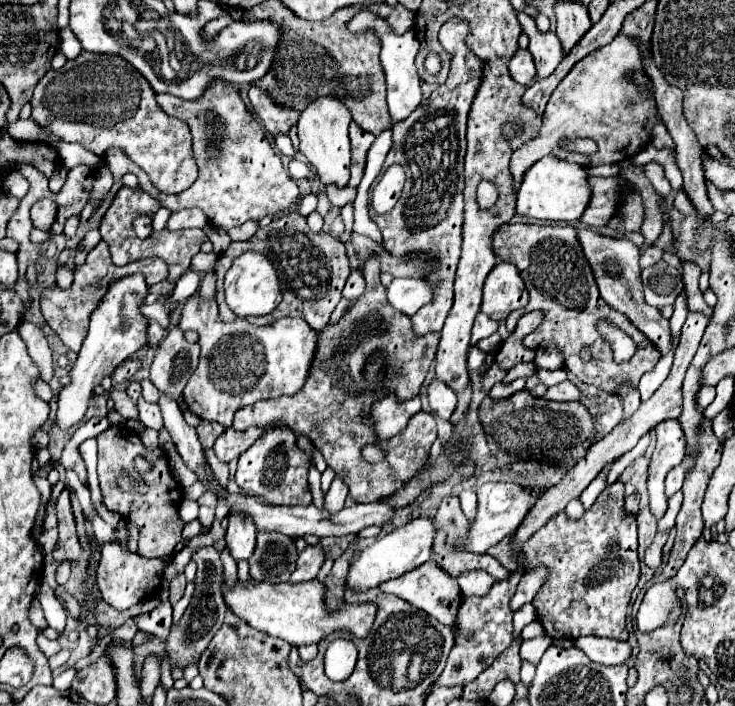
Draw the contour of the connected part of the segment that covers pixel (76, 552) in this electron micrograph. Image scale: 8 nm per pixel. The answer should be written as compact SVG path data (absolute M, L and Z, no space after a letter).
M63 489L61 497L57 499L57 517L59 517L59 543L55 547L55 551L51 553L49 559L57 559L57 561L73 561L83 553L83 547L79 543L77 537L77 529L75 529L75 517L73 517L73 509L71 509L71 501L69 501L69 491Z

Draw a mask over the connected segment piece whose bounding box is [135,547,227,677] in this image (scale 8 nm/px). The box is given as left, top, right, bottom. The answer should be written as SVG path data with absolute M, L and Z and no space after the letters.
M203 547L193 555L193 561L197 563L197 575L195 575L195 593L191 597L191 603L183 615L183 619L171 627L171 635L167 639L167 643L161 643L157 637L153 637L153 641L145 647L135 647L135 661L137 661L137 677L141 677L141 663L145 659L147 653L155 653L157 657L163 657L163 653L167 651L171 657L173 665L185 667L193 661L199 659L199 653L203 653L209 645L209 641L213 639L213 635L221 629L223 625L223 617L227 613L227 605L221 593L221 583L223 583L223 563L221 563L221 555L213 549L213 547Z

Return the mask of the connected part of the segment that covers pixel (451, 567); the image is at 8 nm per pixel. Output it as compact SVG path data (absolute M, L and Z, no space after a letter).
M447 497L441 501L439 505L439 511L437 511L437 517L435 517L435 527L437 527L437 537L435 537L435 545L433 545L433 557L437 561L437 565L441 565L441 569L445 573L449 573L449 577L459 577L467 571L475 571L475 569L487 569L491 571L491 575L495 579L505 579L509 577L509 571L501 567L501 563L497 559L493 559L491 555L487 553L473 553L473 551L467 551L461 541L467 539L467 533L469 533L469 521L467 517L463 515L461 507L459 507L459 497Z

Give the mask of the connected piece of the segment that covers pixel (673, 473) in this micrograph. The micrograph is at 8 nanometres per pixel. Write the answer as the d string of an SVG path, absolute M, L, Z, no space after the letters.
M693 457L683 459L683 463L677 465L677 469L671 469L667 473L667 479L665 479L665 495L667 495L667 499L673 497L681 489L683 477L685 477L685 469L689 469L689 465L693 465Z

